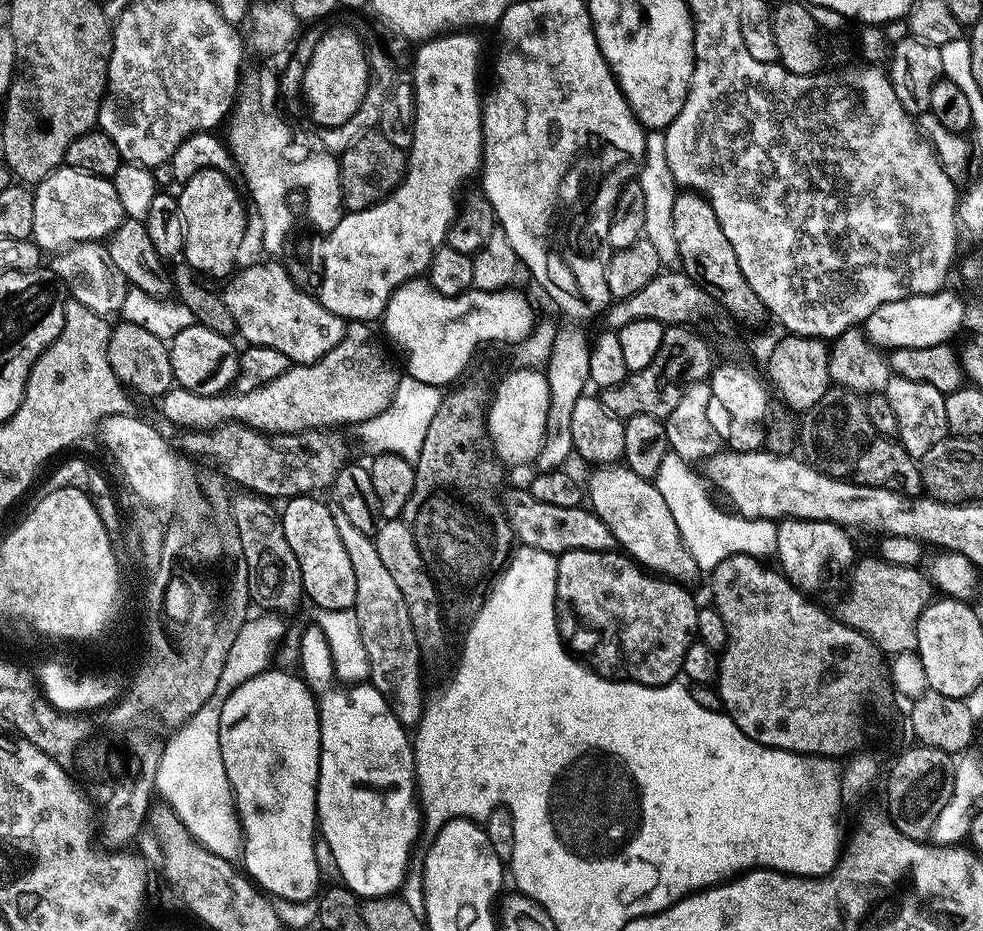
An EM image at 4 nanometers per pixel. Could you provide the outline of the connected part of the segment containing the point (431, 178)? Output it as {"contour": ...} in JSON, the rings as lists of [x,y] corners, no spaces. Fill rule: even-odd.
{"contour":[[[453,30],[447,34],[433,36],[432,39],[423,41],[419,45],[420,48],[416,52],[416,57],[412,60],[412,73],[410,79],[412,89],[414,90],[414,98],[416,99],[416,116],[412,120],[412,133],[414,134],[414,142],[406,149],[406,167],[404,169],[404,178],[400,185],[395,188],[389,196],[379,200],[377,204],[372,204],[368,208],[363,208],[357,212],[345,211],[340,217],[338,226],[334,226],[334,230],[330,230],[323,237],[324,240],[324,258],[322,257],[323,276],[321,278],[321,286],[318,291],[318,299],[322,306],[326,306],[326,310],[330,310],[334,314],[338,314],[346,322],[379,321],[387,310],[387,304],[391,300],[391,296],[404,283],[423,277],[431,266],[431,260],[435,256],[437,248],[445,243],[448,234],[448,228],[451,227],[453,221],[458,215],[458,207],[456,208],[456,195],[460,192],[460,187],[467,180],[477,179],[478,173],[481,171],[484,163],[484,110],[482,107],[482,92],[480,96],[480,40],[479,35],[473,34],[468,30]]]}

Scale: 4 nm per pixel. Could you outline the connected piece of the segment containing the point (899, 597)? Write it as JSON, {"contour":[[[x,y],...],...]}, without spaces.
{"contour":[[[879,558],[873,560],[857,559],[847,573],[848,589],[840,600],[840,605],[834,608],[835,615],[846,626],[858,630],[867,636],[881,653],[895,654],[898,652],[911,652],[914,648],[914,629],[922,610],[934,596],[934,587],[919,567],[894,565],[884,563]]]}

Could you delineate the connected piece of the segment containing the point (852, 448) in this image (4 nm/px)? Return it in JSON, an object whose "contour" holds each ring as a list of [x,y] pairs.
{"contour":[[[832,386],[803,415],[798,446],[803,459],[817,467],[820,473],[836,479],[847,479],[853,475],[862,450],[874,437],[875,432],[867,417],[863,397],[846,388]]]}

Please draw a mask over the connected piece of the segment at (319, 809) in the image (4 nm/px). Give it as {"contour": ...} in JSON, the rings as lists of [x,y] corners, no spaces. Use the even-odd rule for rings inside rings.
{"contour":[[[309,626],[303,629],[298,653],[298,668],[302,673],[309,689],[324,688],[315,697],[316,718],[320,722],[320,773],[318,774],[318,786],[316,787],[316,819],[318,821],[318,832],[328,843],[328,852],[332,855],[332,860],[336,863],[336,868],[340,871],[343,887],[348,888],[358,898],[375,898],[377,896],[390,896],[399,893],[400,883],[404,880],[404,875],[408,872],[408,863],[412,860],[412,847],[416,844],[416,839],[422,833],[422,809],[418,803],[418,789],[416,786],[416,753],[413,741],[410,739],[409,729],[398,722],[398,718],[387,705],[386,698],[374,688],[369,682],[353,683],[351,686],[340,686],[344,688],[328,688],[334,681],[331,650],[327,646],[324,633],[317,626]]]}

